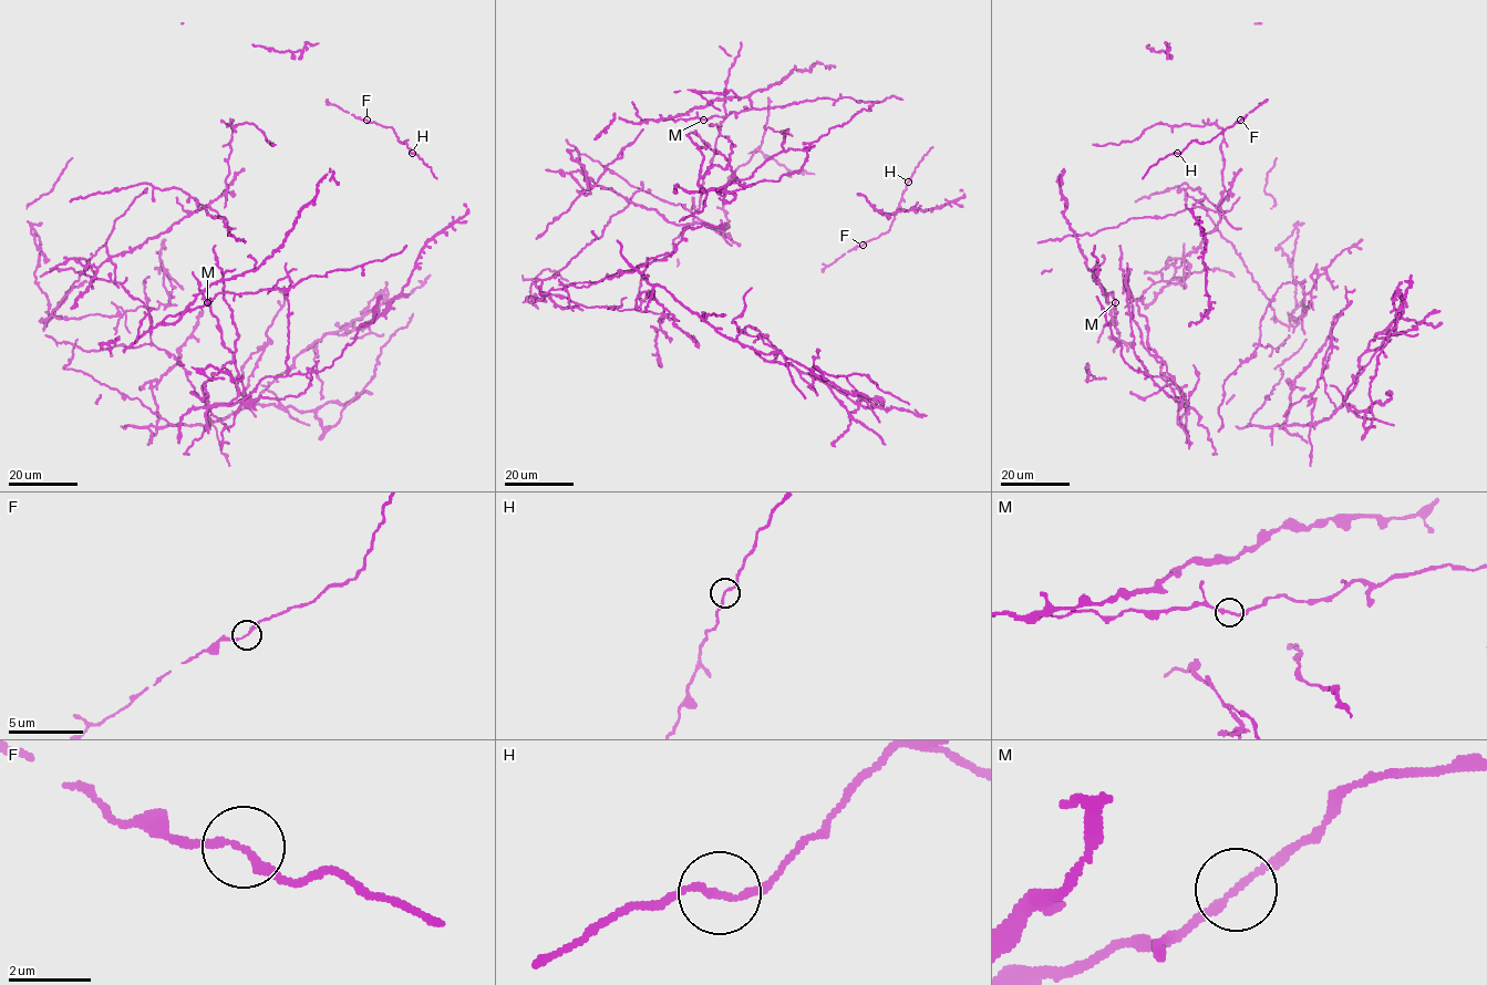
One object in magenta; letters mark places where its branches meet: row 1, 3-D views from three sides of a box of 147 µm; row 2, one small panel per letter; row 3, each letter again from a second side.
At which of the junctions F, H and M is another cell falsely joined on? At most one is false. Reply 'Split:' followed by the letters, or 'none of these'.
Split: M

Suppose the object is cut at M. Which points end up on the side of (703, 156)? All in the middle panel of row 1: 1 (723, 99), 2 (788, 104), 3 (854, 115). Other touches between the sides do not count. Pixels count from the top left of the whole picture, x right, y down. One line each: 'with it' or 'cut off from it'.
1: with it
2: cut off from it
3: with it

